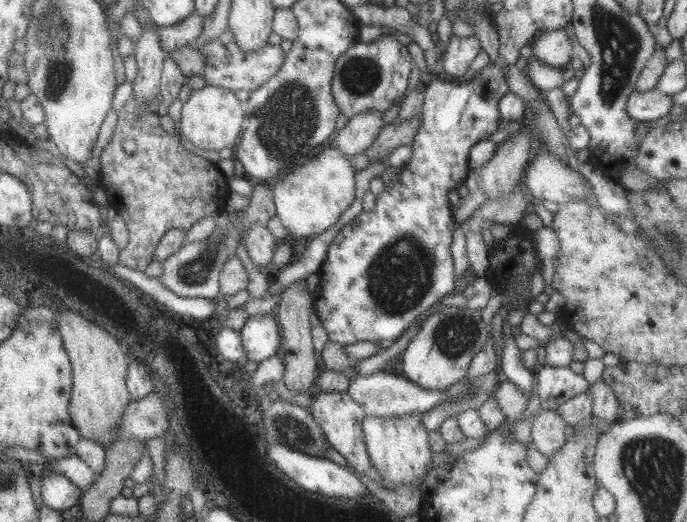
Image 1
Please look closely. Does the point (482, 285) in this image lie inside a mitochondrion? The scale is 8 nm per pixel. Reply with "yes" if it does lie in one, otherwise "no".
no

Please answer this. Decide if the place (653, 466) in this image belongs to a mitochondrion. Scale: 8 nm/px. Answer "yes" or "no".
yes

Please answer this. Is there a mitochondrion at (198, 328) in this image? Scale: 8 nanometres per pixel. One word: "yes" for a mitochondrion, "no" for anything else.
no

